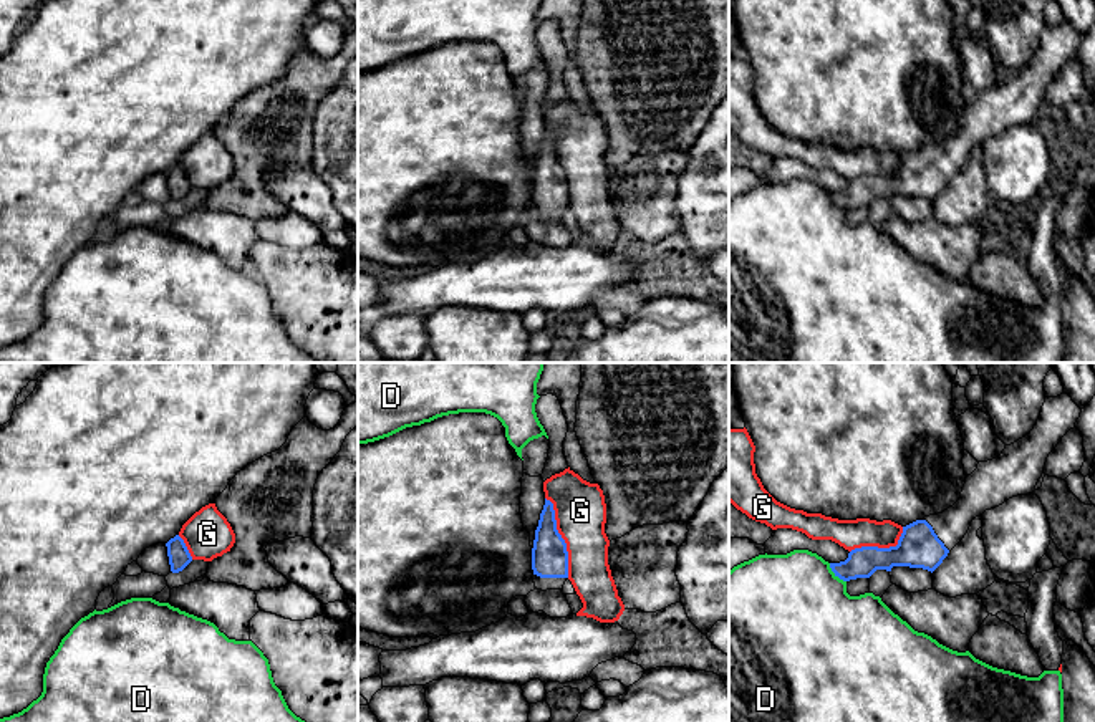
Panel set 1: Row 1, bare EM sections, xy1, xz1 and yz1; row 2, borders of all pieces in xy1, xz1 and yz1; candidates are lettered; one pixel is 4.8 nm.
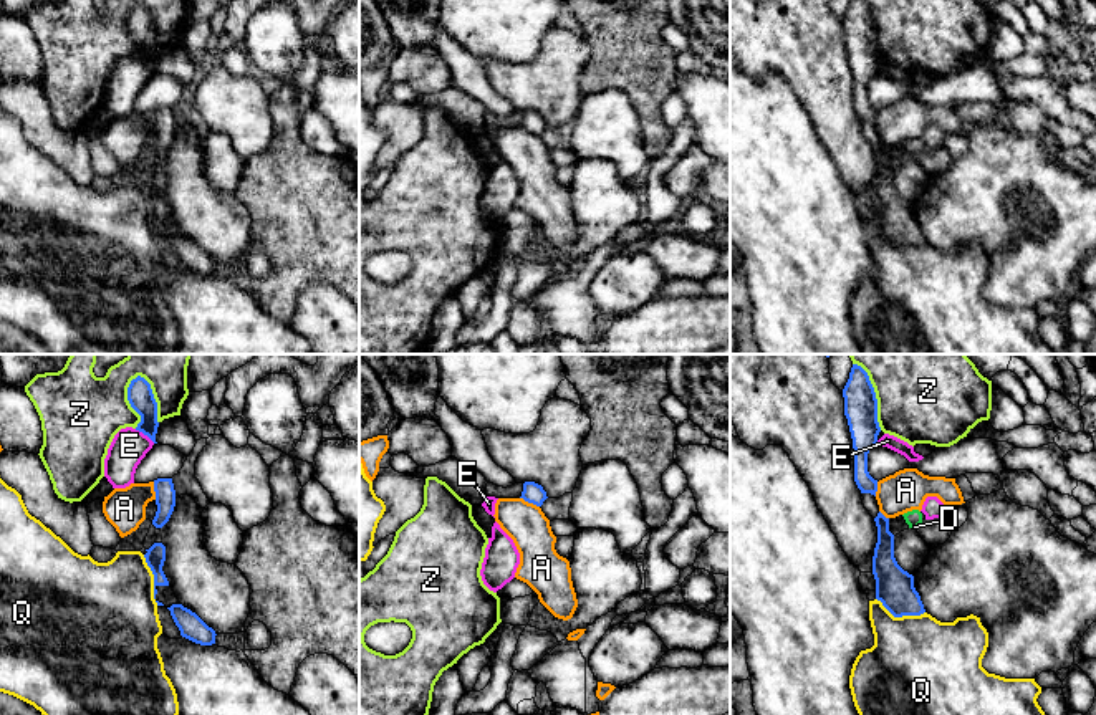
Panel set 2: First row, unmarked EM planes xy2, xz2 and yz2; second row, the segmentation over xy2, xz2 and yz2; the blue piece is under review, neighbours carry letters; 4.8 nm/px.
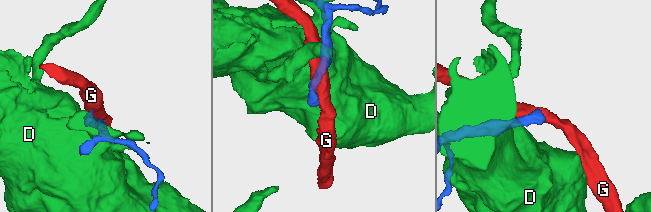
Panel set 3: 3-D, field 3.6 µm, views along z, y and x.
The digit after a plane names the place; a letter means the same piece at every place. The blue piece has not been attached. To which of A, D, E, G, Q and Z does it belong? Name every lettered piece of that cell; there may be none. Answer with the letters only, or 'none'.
none

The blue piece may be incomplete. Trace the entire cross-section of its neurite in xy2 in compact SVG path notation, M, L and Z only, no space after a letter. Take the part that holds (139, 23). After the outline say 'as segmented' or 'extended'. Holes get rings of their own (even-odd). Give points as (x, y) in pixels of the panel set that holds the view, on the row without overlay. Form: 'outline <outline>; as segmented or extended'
outline M141 5L132 8L127 17L127 30L131 36L141 45L141 51L137 53L136 60L142 61L154 73L157 73L157 31L154 28L151 13Z; as segmented

